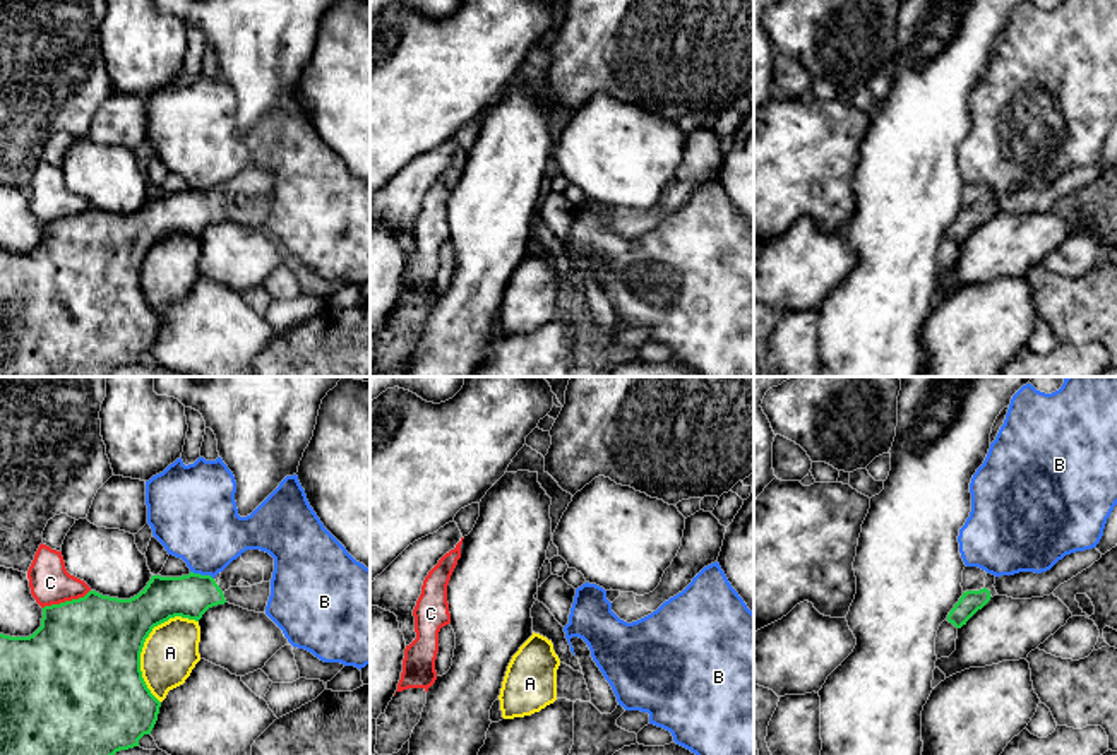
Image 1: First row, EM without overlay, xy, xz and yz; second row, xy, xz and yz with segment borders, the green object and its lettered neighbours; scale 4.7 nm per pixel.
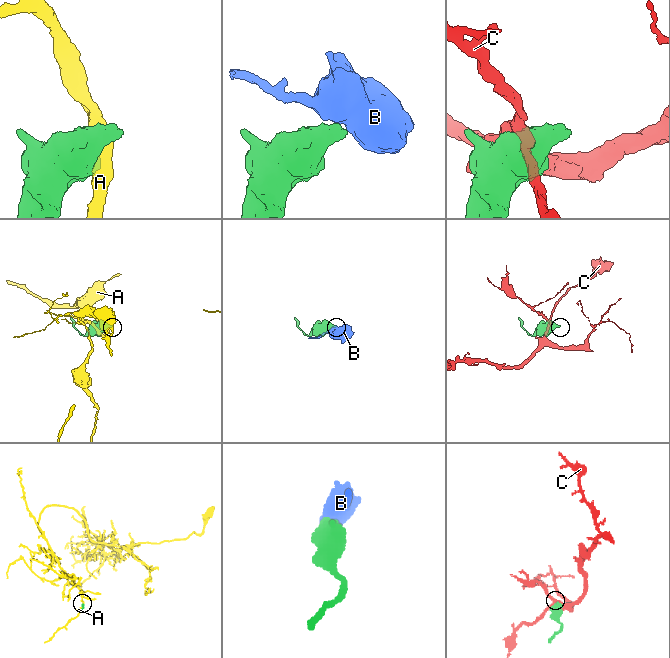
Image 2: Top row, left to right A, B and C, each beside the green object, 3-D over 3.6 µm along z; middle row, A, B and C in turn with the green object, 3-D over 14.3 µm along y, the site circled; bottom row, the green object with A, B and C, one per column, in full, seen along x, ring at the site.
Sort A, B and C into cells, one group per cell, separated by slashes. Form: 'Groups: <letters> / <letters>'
Groups: A / B / C

